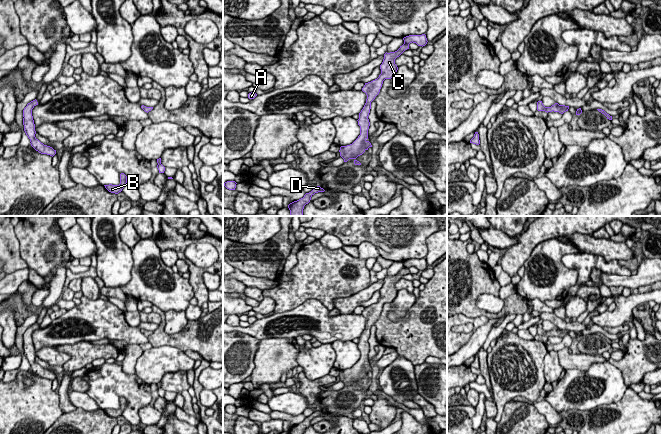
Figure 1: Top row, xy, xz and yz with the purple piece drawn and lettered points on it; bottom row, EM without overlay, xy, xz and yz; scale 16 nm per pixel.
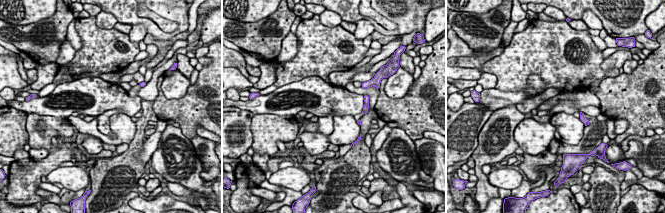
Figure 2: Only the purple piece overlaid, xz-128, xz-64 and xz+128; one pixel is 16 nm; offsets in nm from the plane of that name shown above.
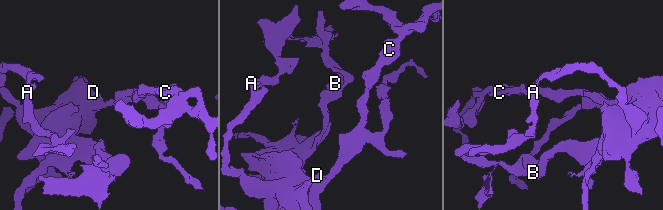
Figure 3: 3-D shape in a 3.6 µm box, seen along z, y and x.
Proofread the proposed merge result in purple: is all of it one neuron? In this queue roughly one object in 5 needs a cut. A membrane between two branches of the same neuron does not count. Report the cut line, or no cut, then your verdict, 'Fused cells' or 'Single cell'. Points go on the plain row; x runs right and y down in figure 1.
No split. Single cell

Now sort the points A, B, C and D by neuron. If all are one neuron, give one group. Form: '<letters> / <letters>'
A B C D

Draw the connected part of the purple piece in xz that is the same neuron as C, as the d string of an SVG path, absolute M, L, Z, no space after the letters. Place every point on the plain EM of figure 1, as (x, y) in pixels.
M425 258L422 259L409 259L403 262L404 268L395 276L385 277L382 288L380 289L381 298L379 301L371 306L365 307L362 315L366 317L366 327L359 337L358 349L360 350L360 359L350 369L340 371L340 380L347 386L349 383L354 384L355 389L361 389L356 382L362 379L369 371L372 371L368 363L368 353L370 346L368 343L371 326L379 318L385 303L391 303L397 296L398 291L395 288L395 283L399 281L405 274L409 273L410 267L416 267L418 270L425 270L427 268L427 262Z

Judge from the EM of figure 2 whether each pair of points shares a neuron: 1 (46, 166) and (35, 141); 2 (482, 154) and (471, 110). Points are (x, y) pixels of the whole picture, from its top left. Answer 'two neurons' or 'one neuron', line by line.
1: two neurons
2: two neurons

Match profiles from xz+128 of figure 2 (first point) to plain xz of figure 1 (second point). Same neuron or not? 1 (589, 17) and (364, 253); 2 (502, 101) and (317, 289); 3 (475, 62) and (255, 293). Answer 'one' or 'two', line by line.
1: one
2: two
3: one

